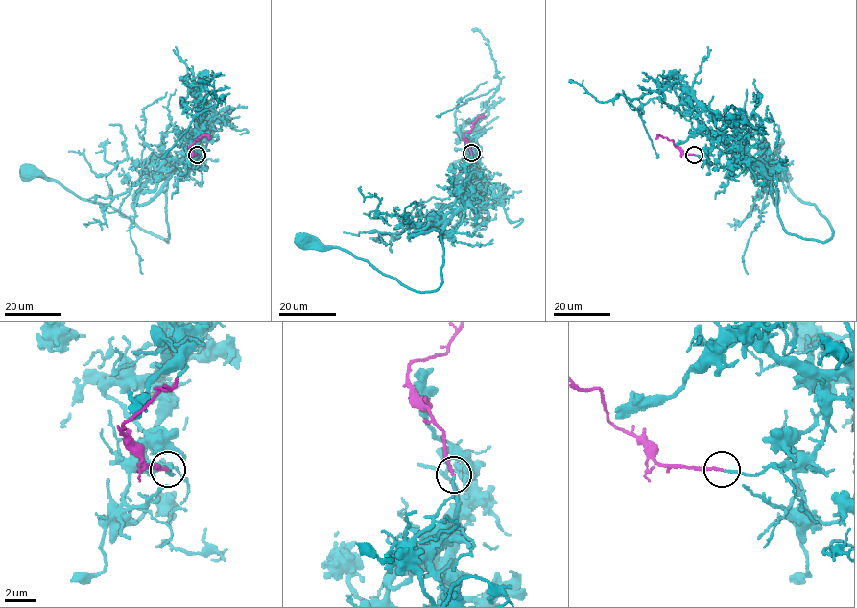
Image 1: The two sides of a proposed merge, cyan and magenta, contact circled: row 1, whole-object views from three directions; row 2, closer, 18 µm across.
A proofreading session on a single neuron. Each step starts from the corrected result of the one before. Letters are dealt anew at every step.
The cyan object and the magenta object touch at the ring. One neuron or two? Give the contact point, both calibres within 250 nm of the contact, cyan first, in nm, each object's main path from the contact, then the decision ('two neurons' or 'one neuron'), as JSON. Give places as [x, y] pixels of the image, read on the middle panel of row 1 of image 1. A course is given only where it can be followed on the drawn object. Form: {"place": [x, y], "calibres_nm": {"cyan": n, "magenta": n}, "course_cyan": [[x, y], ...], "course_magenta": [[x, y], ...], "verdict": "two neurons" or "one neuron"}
{"place": [471, 153], "calibres_nm": {"cyan": 180, "magenta": 170}, "course_cyan": [[471, 153], [466, 201], [440, 236], [441, 281], [435, 290], [412, 290], [342, 249], [305, 247], [302, 241]], "course_magenta": [[471, 153], [463, 134], [470, 131], [472, 123], [483, 115]], "verdict": "one neuron"}

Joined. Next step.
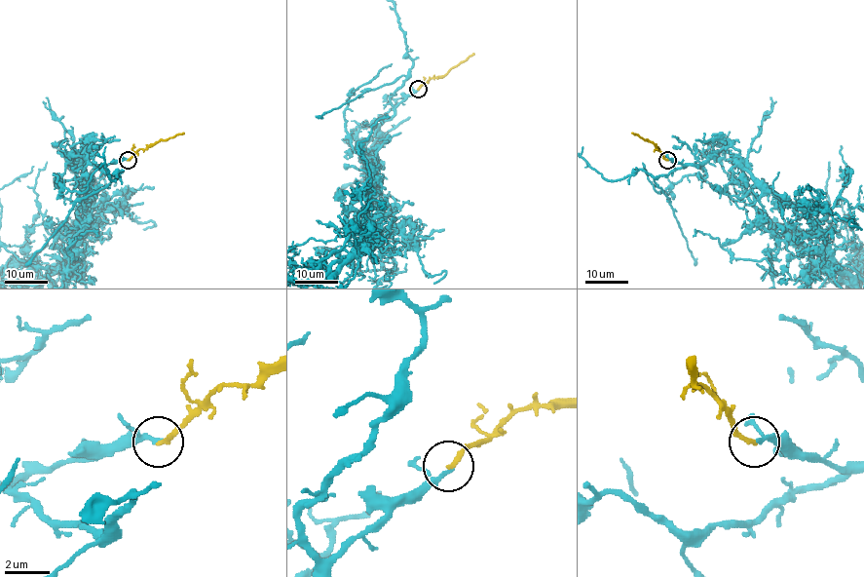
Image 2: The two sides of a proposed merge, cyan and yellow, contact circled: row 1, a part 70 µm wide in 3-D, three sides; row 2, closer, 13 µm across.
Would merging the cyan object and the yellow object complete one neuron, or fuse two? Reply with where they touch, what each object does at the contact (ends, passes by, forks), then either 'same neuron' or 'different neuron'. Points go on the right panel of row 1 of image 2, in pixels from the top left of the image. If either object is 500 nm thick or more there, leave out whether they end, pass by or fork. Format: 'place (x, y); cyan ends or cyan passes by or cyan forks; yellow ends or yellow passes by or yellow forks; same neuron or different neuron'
place (667, 160); cyan passes by; yellow ends; same neuron

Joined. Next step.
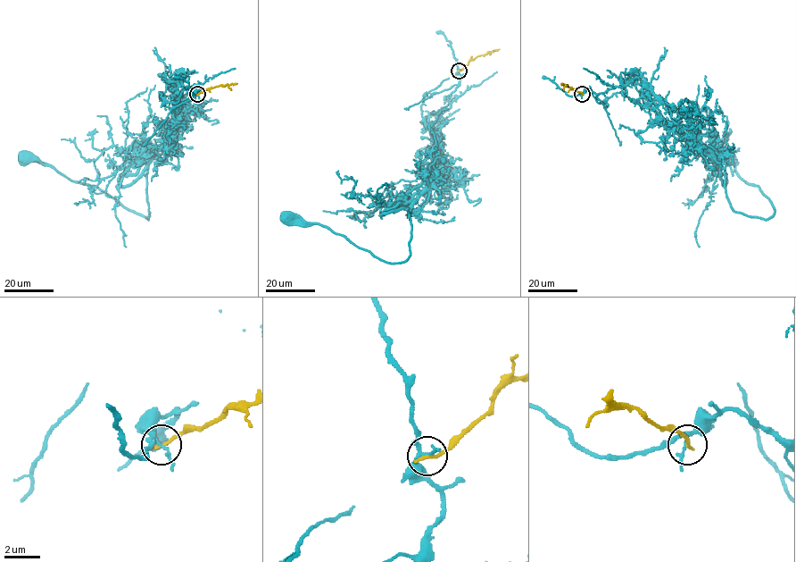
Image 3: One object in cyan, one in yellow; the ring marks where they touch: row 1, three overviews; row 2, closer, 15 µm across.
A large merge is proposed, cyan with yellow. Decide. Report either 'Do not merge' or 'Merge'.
Do not merge

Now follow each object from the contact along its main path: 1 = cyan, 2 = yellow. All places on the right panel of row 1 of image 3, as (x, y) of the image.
1: (582, 95), (640, 79), (689, 120), (724, 170), (730, 206), (767, 220), (771, 202), (736, 173), (730, 157)
2: (583, 95), (560, 83)

